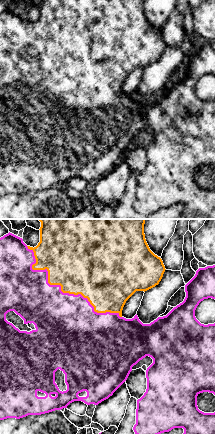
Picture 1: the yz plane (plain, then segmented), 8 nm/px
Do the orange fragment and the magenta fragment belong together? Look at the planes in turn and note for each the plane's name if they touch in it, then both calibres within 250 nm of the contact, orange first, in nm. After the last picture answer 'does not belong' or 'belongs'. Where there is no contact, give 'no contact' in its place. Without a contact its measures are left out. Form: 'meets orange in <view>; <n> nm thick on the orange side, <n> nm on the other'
meets orange in yz; 460 nm thick on the orange side, 460 nm on the other

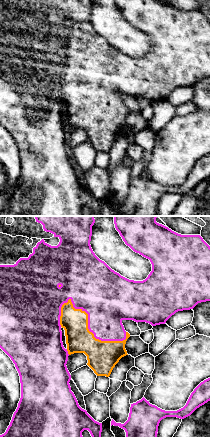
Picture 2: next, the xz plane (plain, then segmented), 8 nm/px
meets orange in xz; 220 nm thick on the orange side, 380 nm on the other

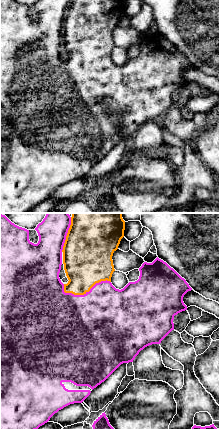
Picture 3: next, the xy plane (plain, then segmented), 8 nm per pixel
meets orange in xy; 380 nm thick on the orange side, 480 nm on the other

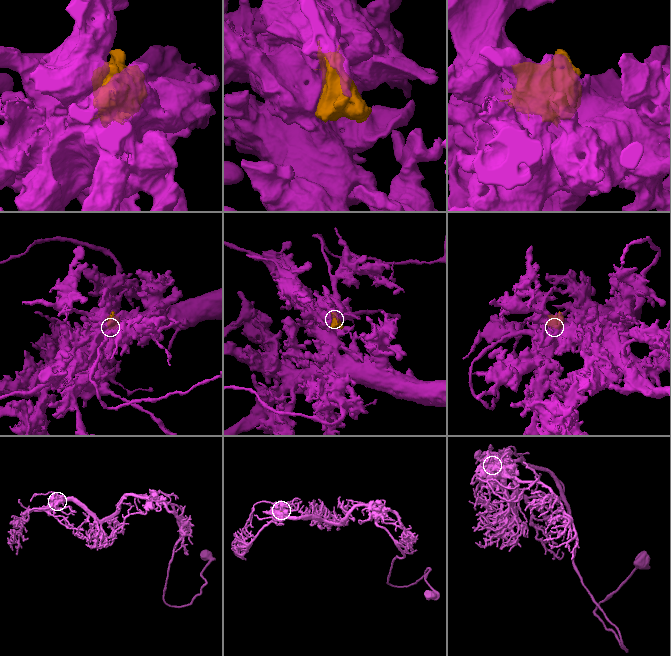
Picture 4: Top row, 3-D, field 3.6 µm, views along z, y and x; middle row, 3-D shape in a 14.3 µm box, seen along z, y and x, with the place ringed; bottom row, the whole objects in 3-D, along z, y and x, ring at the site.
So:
belongs

